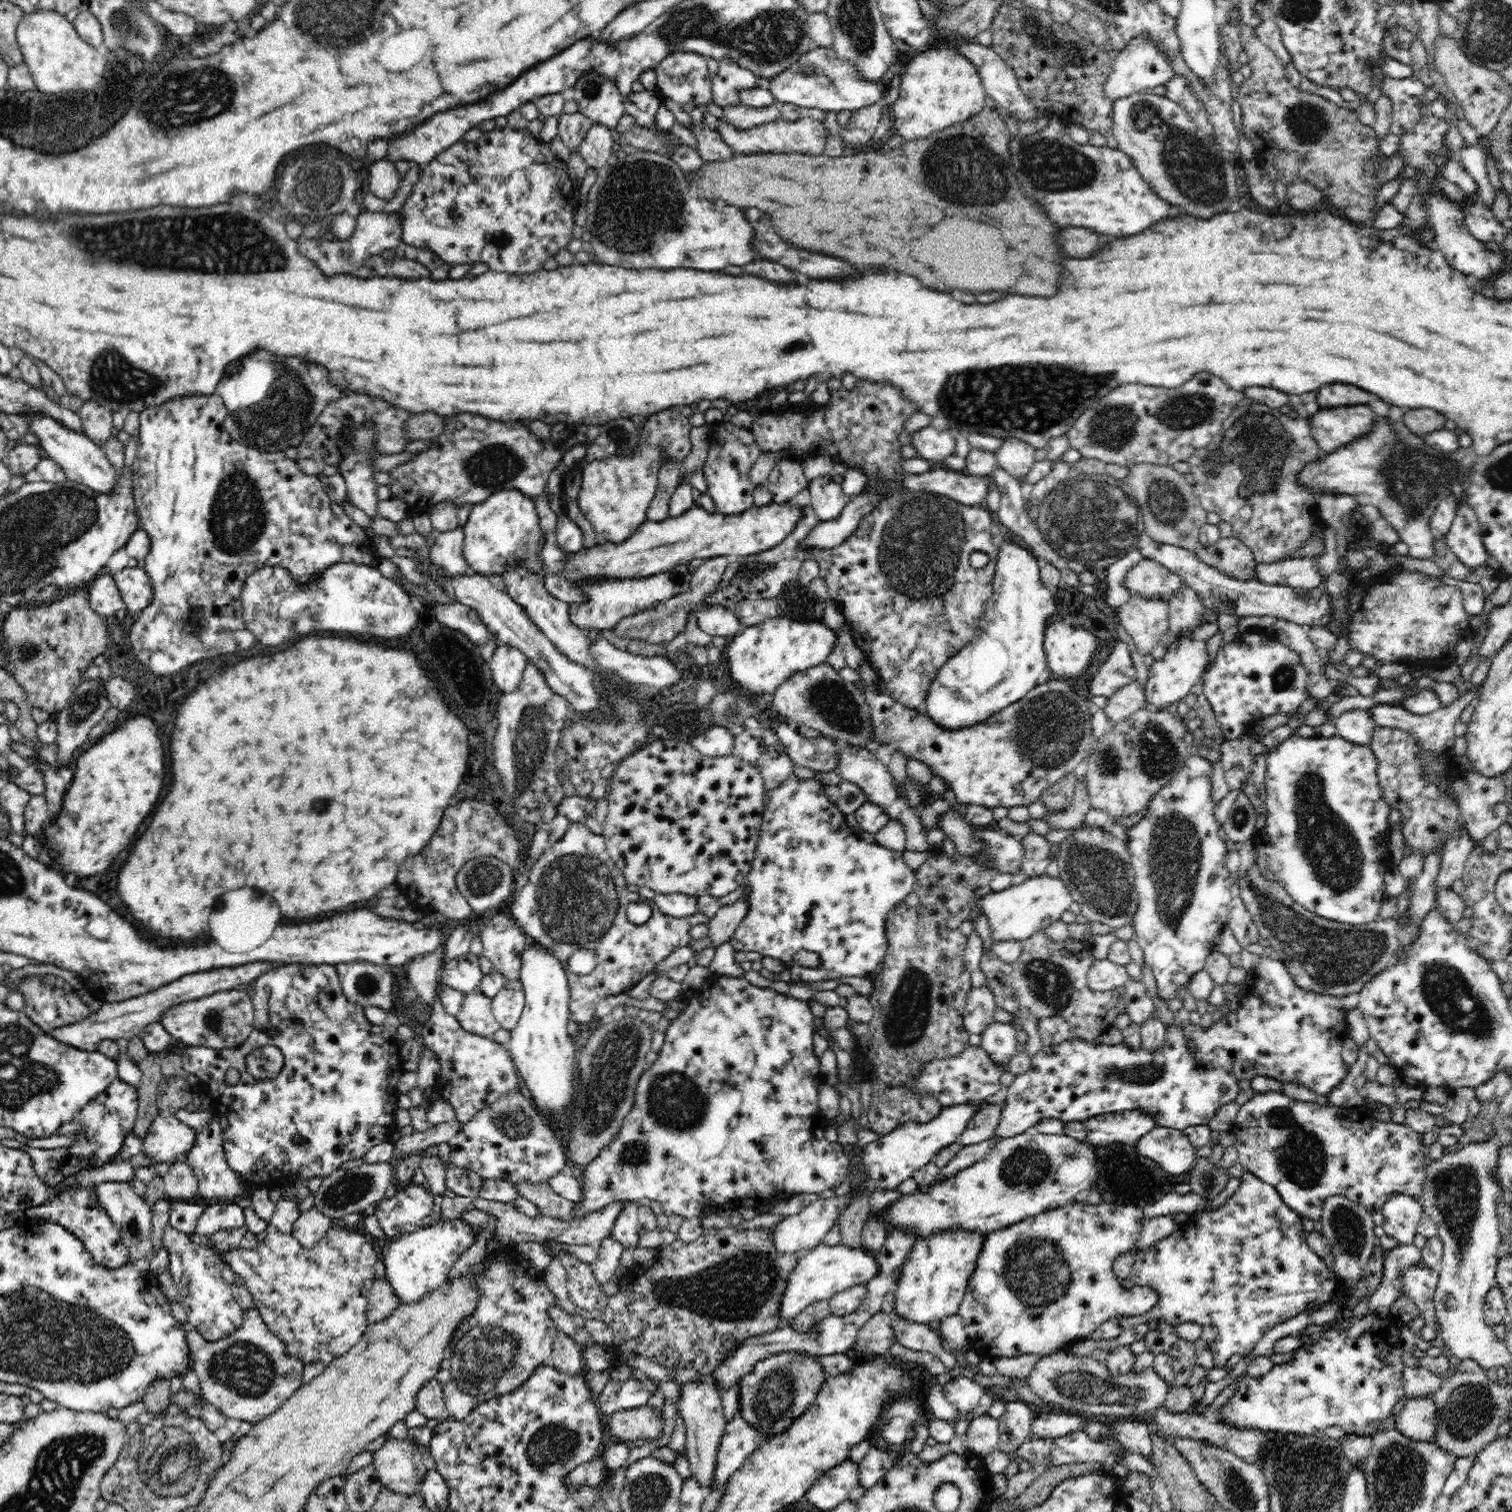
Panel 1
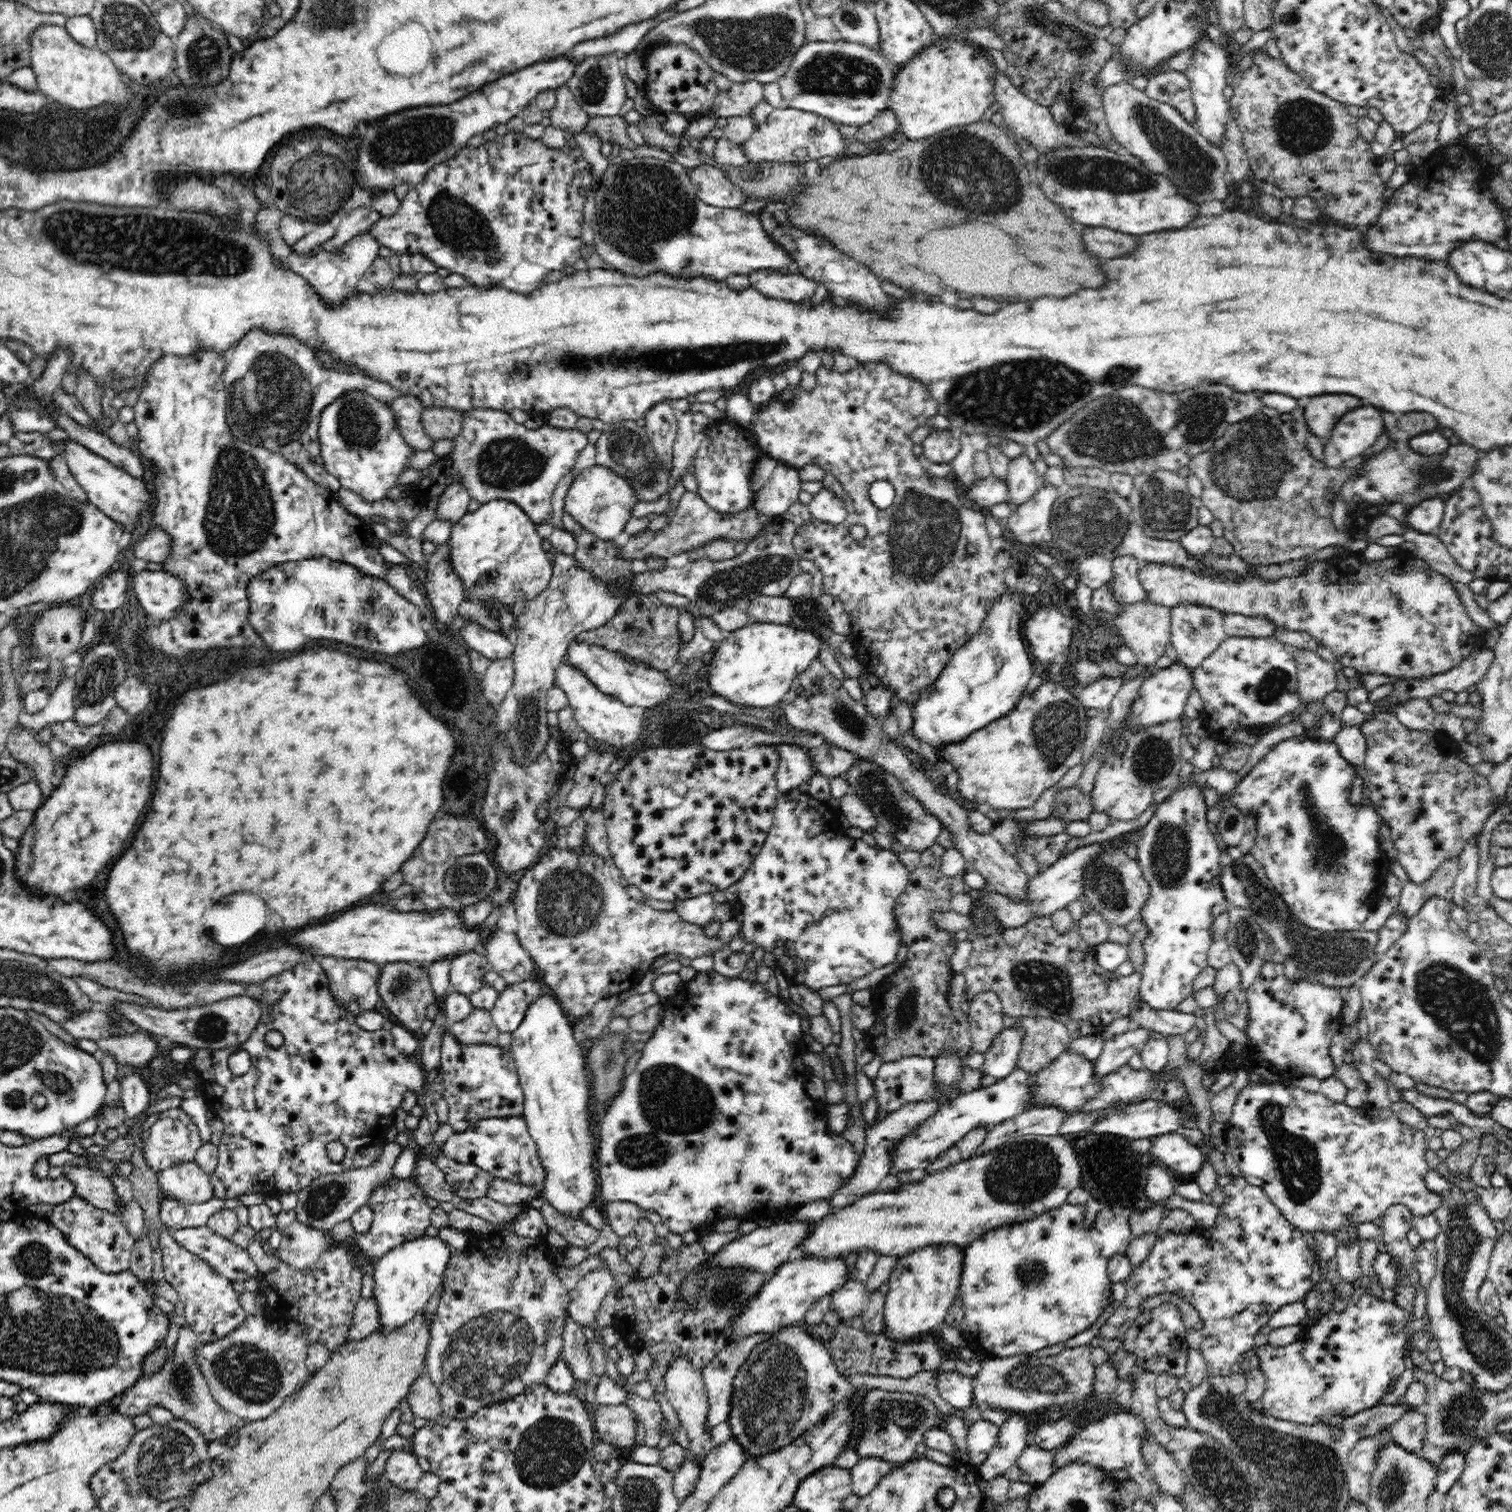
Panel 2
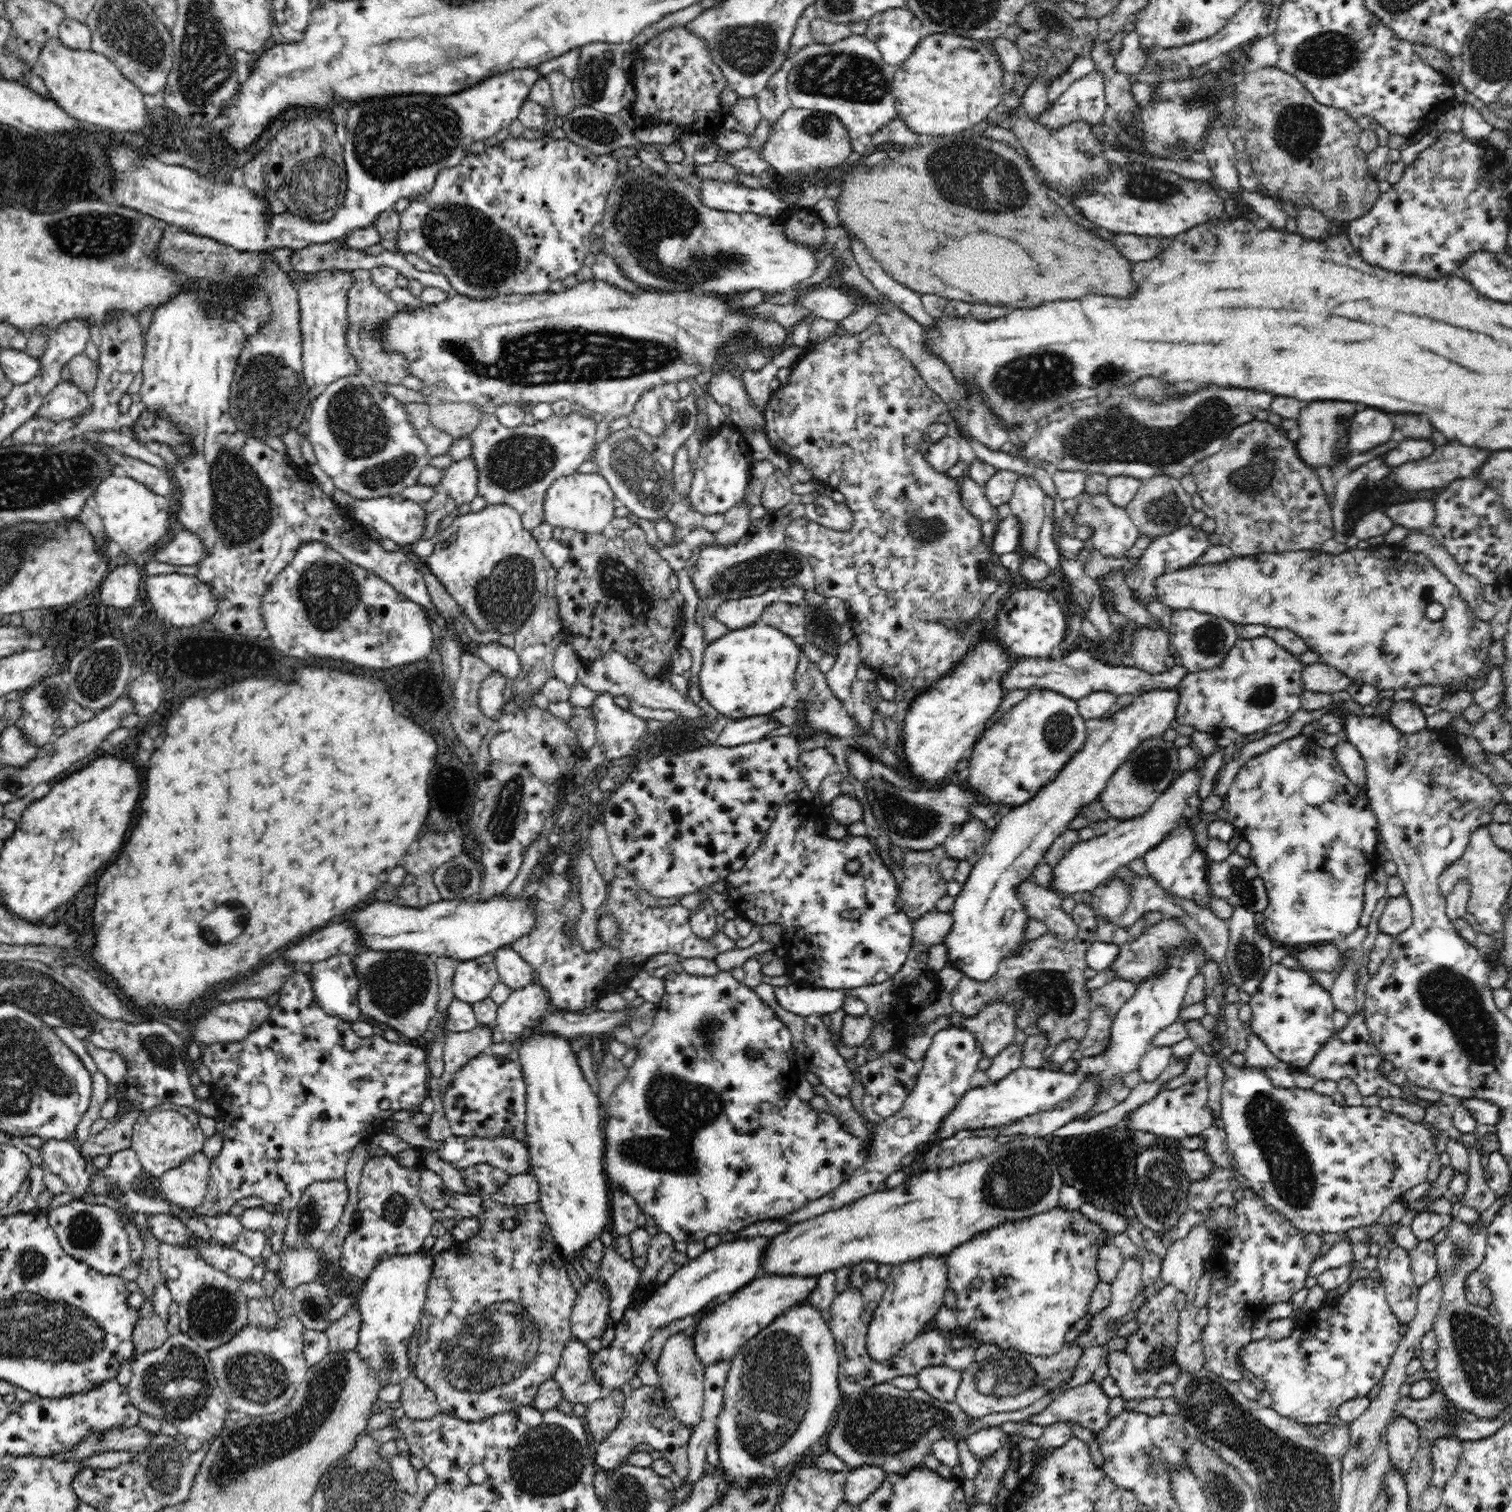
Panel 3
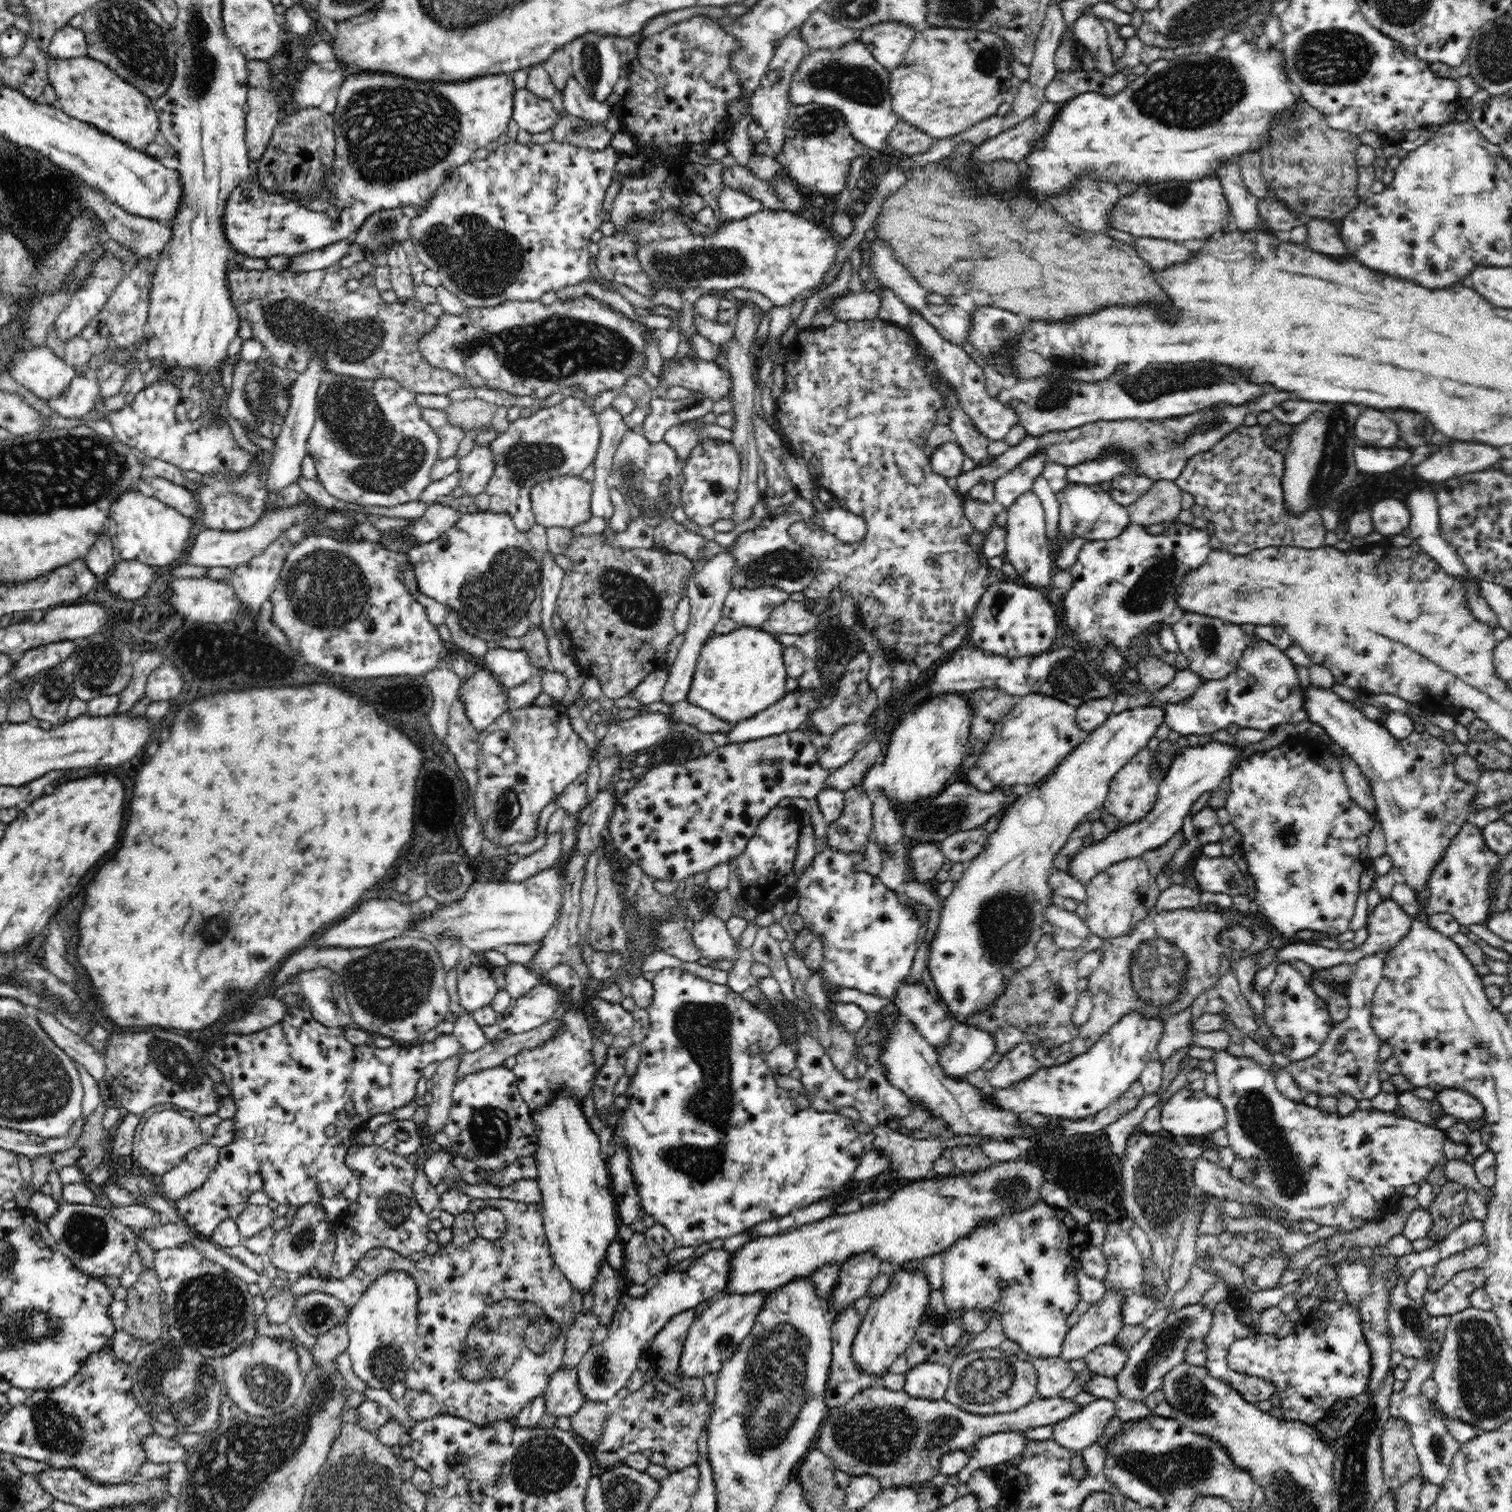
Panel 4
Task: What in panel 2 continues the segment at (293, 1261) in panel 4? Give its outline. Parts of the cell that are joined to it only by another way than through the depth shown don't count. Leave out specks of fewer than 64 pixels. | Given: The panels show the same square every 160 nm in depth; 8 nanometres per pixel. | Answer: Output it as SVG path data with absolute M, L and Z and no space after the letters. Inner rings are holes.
M388 1142L383 1148L380 1160L372 1166L361 1169L350 1169L340 1174L327 1174L312 1181L305 1189L297 1194L297 1205L293 1209L298 1222L313 1230L320 1230L327 1235L336 1224L349 1220L352 1214L368 1202L368 1196L374 1186L386 1182L392 1173L392 1166L402 1152L402 1147L396 1143Z

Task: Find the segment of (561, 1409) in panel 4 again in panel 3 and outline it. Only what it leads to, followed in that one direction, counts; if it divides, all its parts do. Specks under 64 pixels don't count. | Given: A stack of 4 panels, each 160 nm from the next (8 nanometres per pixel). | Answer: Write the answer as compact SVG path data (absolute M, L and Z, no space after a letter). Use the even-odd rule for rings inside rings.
M571 1338L564 1347L561 1362L553 1375L558 1383L562 1398L571 1404L588 1406L604 1396L591 1372L592 1352L578 1339Z

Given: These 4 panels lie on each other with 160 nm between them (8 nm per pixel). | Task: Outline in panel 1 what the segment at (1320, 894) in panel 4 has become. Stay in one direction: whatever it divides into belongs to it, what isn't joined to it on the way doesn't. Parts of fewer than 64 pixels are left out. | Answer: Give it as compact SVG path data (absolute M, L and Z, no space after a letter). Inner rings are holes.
M1292 734L1287 740L1269 750L1266 754L1267 772L1265 778L1266 794L1266 825L1262 828L1262 843L1253 846L1256 851L1257 865L1263 873L1264 879L1278 882L1286 893L1306 910L1314 915L1336 921L1347 925L1361 925L1378 920L1378 912L1383 908L1388 897L1385 893L1385 883L1383 878L1389 870L1393 869L1391 855L1386 846L1389 835L1388 816L1391 807L1382 799L1382 790L1378 783L1377 767L1373 751L1366 746L1355 746L1352 742L1347 742L1340 737L1323 738L1314 736L1311 738L1301 738Z

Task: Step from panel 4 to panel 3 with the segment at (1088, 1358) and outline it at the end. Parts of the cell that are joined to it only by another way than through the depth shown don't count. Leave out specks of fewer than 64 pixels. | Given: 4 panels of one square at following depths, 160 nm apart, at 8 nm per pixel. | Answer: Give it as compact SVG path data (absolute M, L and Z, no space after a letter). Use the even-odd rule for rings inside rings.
M1104 1348L1102 1359L1107 1361L1108 1376L1112 1377L1121 1390L1123 1398L1152 1398L1160 1384L1174 1384L1179 1367L1174 1364L1160 1374L1147 1374L1134 1367L1131 1356L1125 1350Z

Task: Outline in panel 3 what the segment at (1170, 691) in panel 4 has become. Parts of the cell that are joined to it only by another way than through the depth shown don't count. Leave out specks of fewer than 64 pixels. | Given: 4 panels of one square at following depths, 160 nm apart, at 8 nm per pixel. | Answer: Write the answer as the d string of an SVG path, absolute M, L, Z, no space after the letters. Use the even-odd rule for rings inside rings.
M1076 650L1076 652L1064 652L1059 659L1050 657L1020 657L1010 662L1010 668L1000 676L1000 687L1004 692L1012 690L1050 690L1058 694L1066 695L1075 701L1084 698L1087 694L1096 691L1106 691L1115 694L1117 697L1122 695L1141 695L1153 690L1168 690L1178 688L1179 682L1189 673L1185 666L1174 665L1171 669L1152 675L1138 667L1128 666L1108 666L1092 658L1090 652L1086 650Z

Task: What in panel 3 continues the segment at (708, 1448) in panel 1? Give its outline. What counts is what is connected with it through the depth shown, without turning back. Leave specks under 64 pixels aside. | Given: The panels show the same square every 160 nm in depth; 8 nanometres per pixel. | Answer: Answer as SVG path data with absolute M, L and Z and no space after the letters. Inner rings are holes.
M679 1330L665 1340L655 1366L660 1377L660 1387L664 1389L678 1420L684 1426L697 1425L701 1421L705 1397L704 1367L694 1355L692 1342L684 1330Z

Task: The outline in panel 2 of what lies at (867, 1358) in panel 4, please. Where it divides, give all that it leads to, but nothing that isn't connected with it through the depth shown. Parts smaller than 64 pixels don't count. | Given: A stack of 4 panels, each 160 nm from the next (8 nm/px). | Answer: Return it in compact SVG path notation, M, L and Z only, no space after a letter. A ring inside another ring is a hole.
M926 1246L926 1248L915 1250L908 1256L899 1258L887 1281L890 1290L885 1295L884 1330L881 1333L886 1339L890 1339L890 1342L919 1339L928 1335L944 1322L946 1312L953 1306L957 1295L959 1295L964 1250L964 1247L958 1246Z

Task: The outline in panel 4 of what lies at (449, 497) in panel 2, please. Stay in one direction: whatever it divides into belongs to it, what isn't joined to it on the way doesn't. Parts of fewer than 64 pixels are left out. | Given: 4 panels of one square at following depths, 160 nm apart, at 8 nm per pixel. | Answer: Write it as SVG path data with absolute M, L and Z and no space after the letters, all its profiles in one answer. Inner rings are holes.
M491 444L476 445L465 457L461 458L457 470L460 471L459 486L466 495L476 497L485 492L495 471L495 458Z

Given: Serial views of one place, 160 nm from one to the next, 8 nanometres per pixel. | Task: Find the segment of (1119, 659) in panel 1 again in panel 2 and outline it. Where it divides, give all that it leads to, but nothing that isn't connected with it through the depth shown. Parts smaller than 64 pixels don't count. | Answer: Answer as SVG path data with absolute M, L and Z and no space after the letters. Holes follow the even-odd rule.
M1100 679L1085 687L1071 686L1074 697L1084 705L1084 708L1094 708L1098 712L1110 708L1112 699L1123 685L1122 679Z

